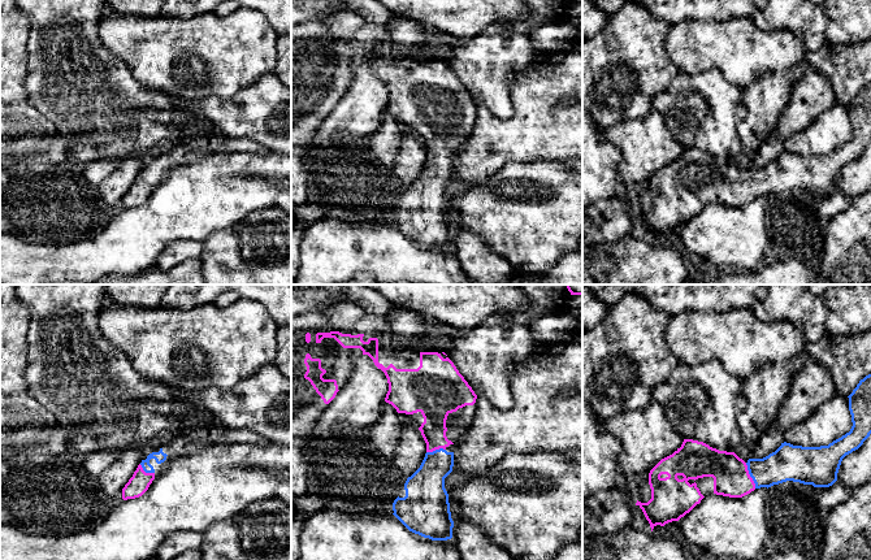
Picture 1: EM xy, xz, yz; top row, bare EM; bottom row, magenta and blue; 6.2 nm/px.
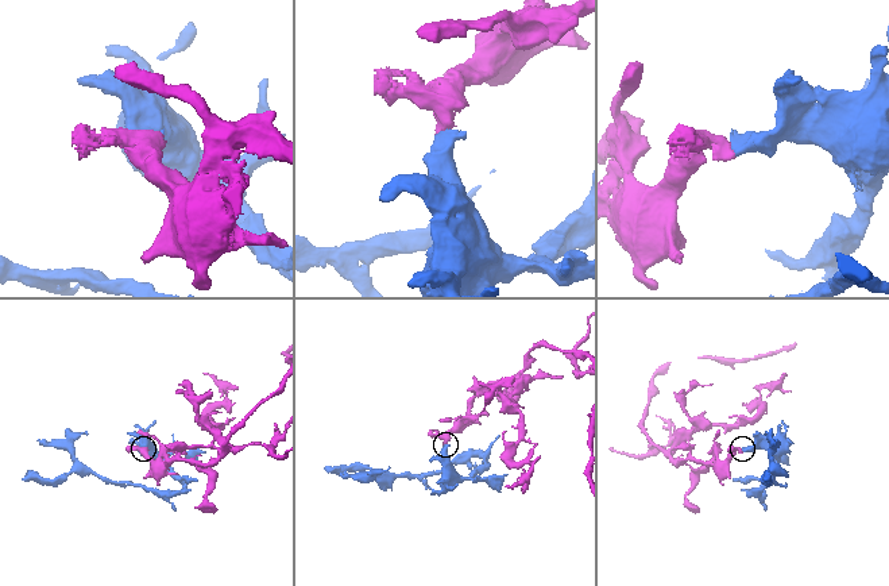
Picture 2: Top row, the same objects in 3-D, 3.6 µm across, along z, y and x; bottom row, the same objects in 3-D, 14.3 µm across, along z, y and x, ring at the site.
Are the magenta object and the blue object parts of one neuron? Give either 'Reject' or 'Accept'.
Accept

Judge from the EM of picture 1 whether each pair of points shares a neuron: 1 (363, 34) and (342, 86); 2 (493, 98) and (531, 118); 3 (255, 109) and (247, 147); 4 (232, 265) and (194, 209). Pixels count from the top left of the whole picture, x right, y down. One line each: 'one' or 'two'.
1: one
2: two
3: two
4: two

